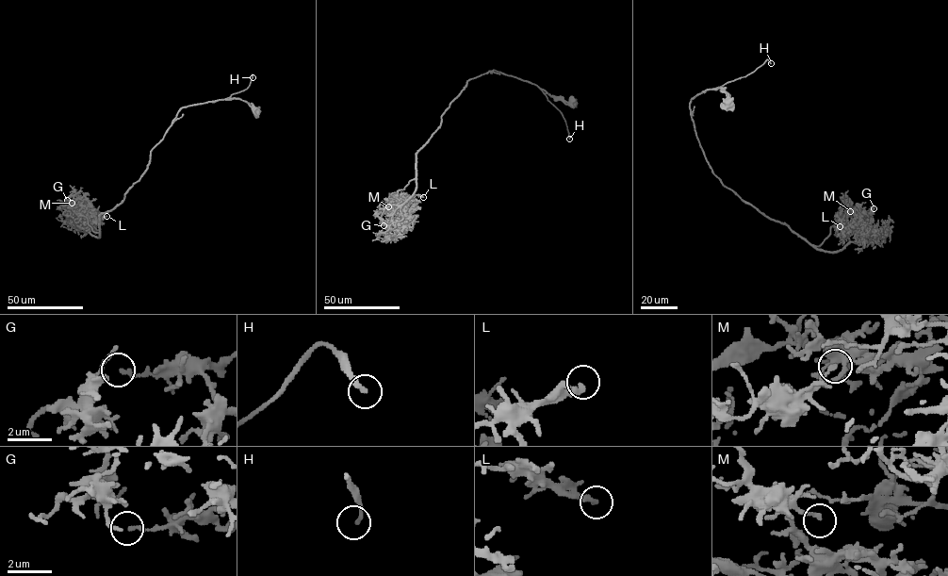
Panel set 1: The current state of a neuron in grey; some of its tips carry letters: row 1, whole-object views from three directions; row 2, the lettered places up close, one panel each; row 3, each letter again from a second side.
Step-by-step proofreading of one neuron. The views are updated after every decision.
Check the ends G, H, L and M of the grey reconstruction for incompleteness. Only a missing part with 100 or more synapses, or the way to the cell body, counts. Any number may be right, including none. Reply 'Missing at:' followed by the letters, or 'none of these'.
Missing at: H

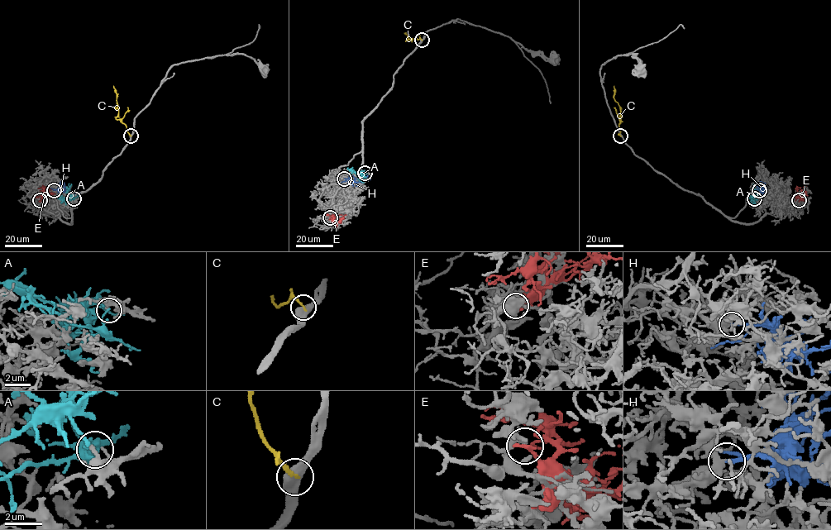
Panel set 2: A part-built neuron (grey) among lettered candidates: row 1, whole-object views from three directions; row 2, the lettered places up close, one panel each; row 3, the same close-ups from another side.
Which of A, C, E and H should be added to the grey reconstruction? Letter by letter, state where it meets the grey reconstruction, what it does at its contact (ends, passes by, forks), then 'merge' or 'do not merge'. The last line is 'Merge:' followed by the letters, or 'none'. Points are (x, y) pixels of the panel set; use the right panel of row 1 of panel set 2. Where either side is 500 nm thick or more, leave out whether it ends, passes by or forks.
A: meets grey at (754, 198); it ends there; do not merge
C: meets grey at (620, 136); do not merge
E: meets grey at (799, 200); it ends there; do not merge
H: meets grey at (759, 190); it ends there; merge
Merge: H

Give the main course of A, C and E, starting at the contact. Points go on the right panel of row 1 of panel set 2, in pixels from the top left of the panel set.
A: (754, 198), (758, 195), (755, 194), (754, 183)
C: (621, 136), (621, 110), (613, 97), (614, 86)
E: (799, 201), (797, 188), (795, 190)

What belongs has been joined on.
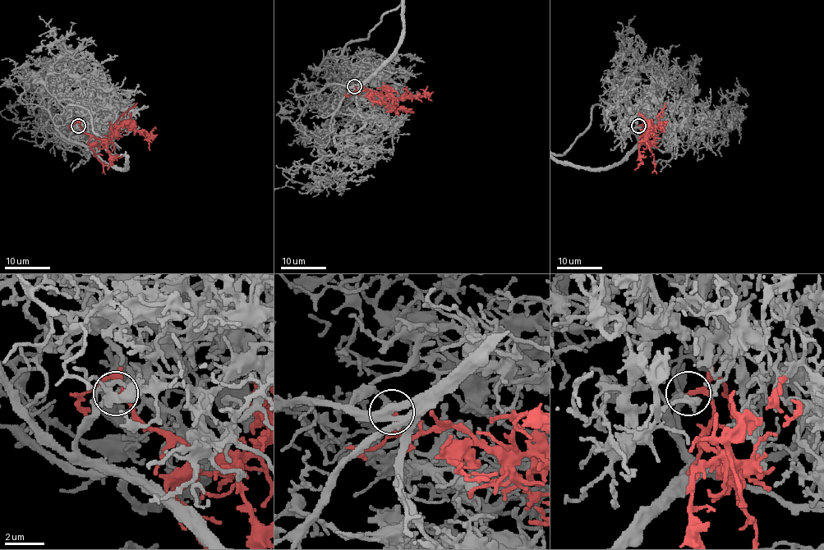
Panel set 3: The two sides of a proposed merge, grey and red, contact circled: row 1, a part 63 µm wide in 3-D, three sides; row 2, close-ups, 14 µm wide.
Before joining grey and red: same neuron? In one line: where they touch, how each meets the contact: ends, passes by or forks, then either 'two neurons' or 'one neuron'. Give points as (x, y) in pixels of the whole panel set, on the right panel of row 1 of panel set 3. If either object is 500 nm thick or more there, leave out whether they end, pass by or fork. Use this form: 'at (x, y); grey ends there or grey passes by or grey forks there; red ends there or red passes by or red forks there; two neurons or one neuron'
at (638, 126); grey ends there; red passes by; one neuron

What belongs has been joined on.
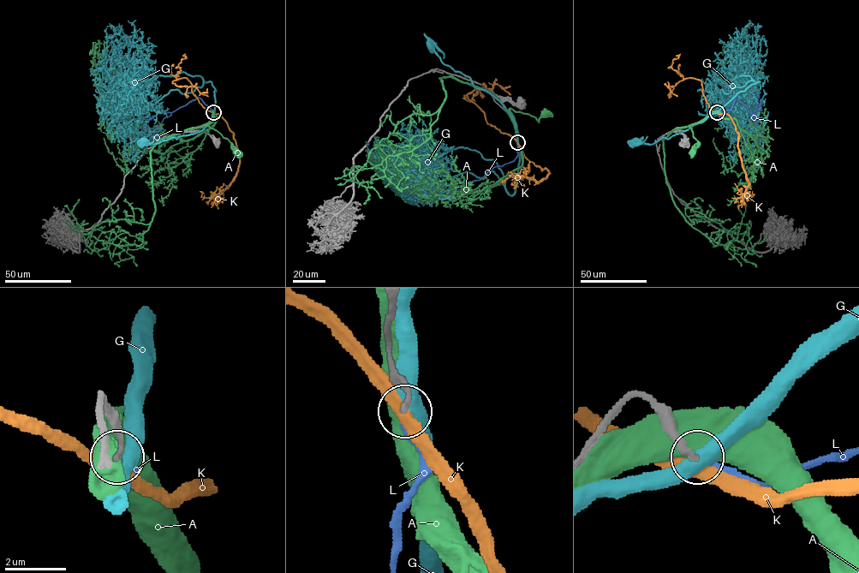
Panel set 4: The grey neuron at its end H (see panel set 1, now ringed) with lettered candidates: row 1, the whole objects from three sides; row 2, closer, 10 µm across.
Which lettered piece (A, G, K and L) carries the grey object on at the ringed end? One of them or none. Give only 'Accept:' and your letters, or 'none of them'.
Accept: L

